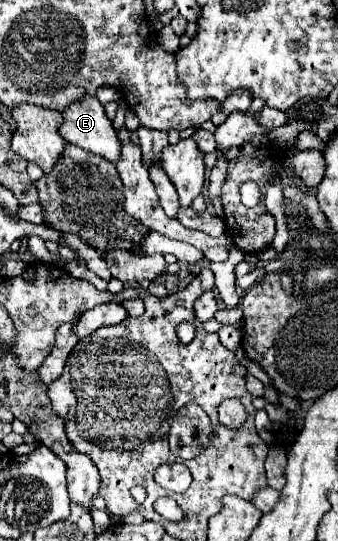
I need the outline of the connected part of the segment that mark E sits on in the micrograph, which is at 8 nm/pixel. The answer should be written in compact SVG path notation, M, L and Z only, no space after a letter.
M86 95L82 101L72 103L64 111L60 135L68 143L80 145L84 151L98 153L110 163L118 163L120 159L122 143L112 127L112 121L106 117L106 111L96 97Z

